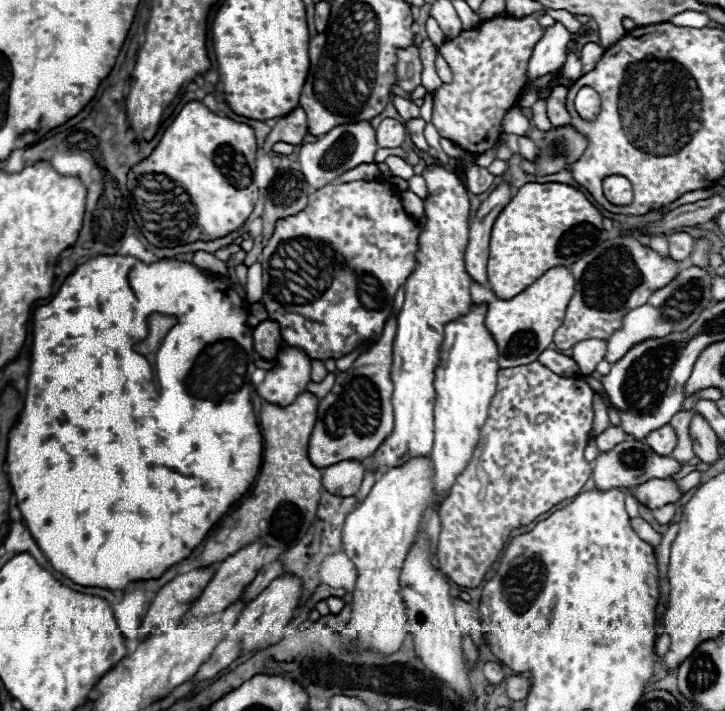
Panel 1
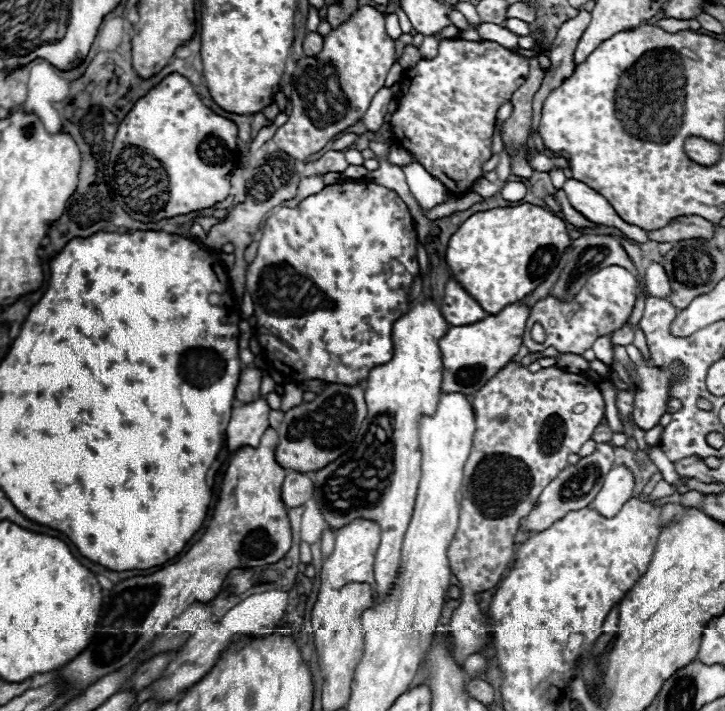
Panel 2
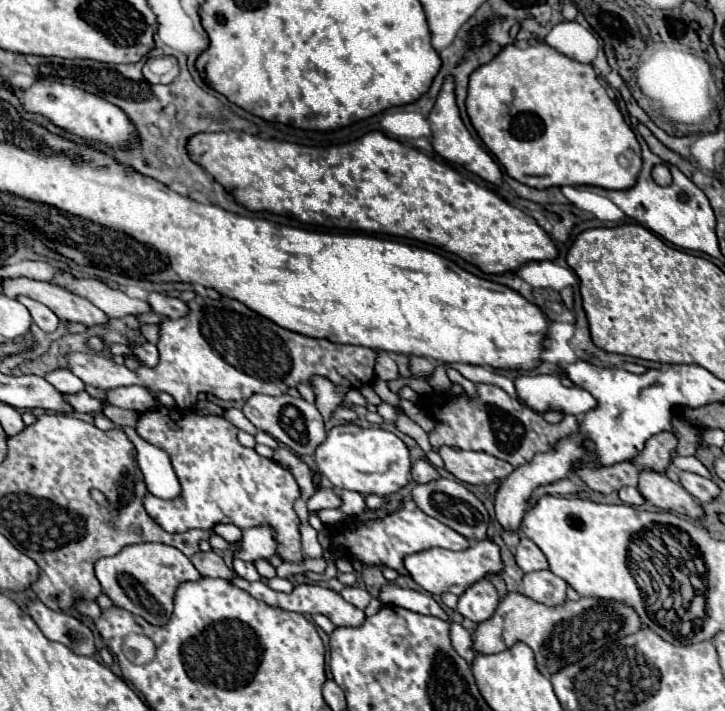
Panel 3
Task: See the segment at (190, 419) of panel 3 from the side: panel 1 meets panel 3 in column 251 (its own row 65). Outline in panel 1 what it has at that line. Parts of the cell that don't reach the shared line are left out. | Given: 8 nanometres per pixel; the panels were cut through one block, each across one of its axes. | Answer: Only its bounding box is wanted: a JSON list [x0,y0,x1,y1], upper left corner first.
[432,12,544,154]

